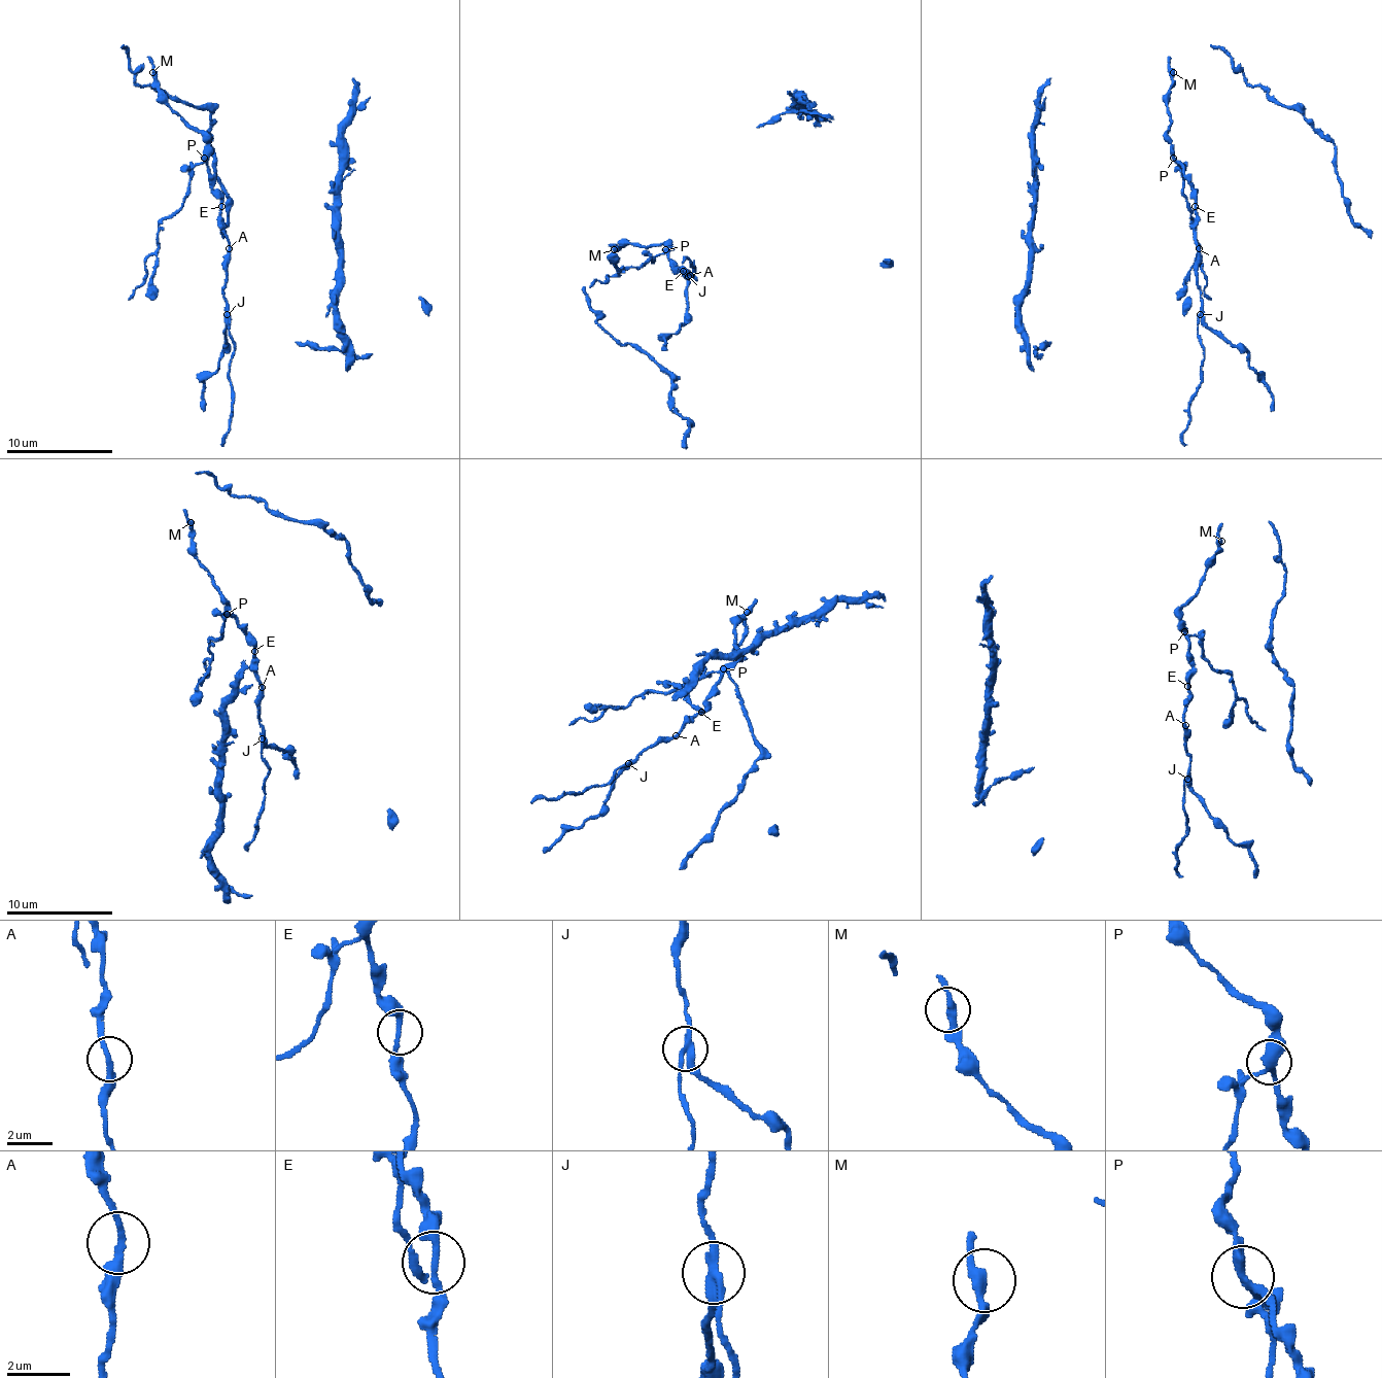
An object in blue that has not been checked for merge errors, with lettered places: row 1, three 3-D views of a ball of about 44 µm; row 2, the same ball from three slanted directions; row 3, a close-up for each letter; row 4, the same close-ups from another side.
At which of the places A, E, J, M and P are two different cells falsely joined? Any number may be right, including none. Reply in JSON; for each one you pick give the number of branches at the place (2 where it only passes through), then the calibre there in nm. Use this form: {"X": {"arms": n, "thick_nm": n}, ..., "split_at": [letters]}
{"J": {"arms": 3, "thick_nm": 280}, "P": {"arms": 3, "thick_nm": 300}, "split_at": ["J", "P"]}

